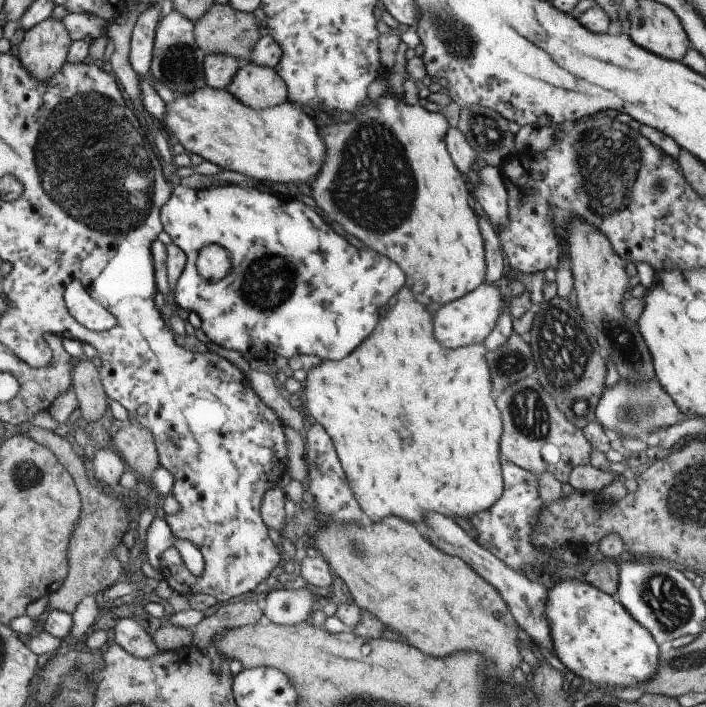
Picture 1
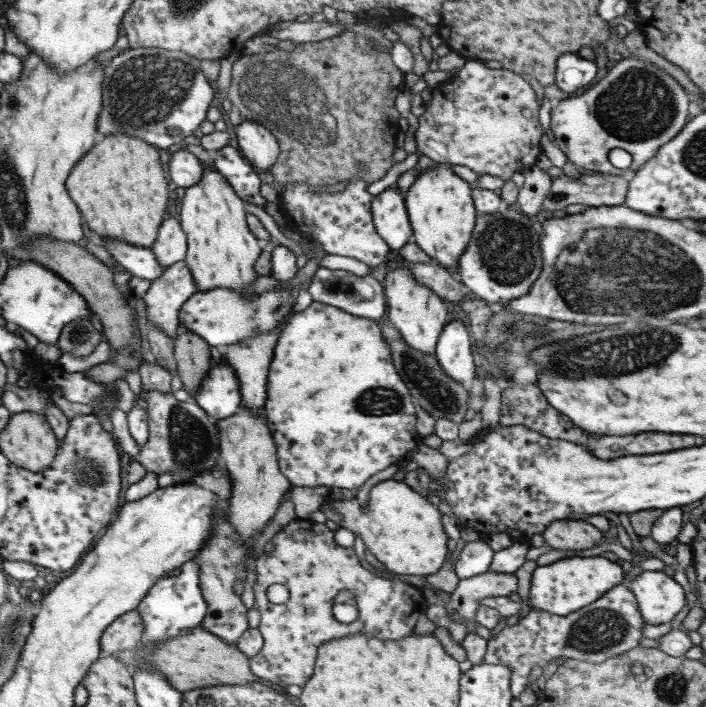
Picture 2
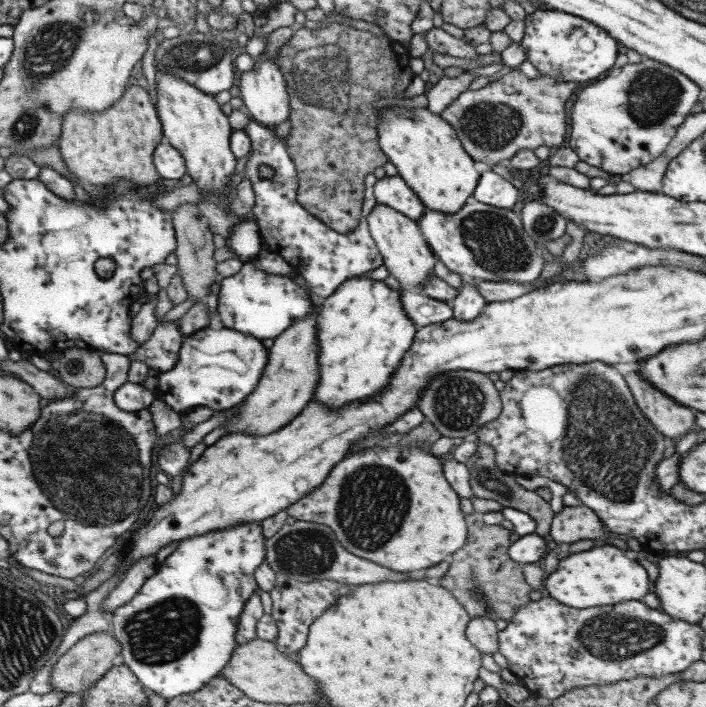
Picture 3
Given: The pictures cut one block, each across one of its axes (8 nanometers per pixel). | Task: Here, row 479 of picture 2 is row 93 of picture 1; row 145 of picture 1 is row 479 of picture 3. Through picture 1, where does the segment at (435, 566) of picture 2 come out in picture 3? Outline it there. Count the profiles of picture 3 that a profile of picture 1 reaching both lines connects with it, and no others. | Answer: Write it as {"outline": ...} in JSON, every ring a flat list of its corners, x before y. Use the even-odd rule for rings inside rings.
{"outline":[[397,438,344,458,320,486,285,511,297,521,329,526,350,554,395,572,436,566,462,548,468,538,465,512,444,476,441,458,432,455,424,443,402,447]]}

